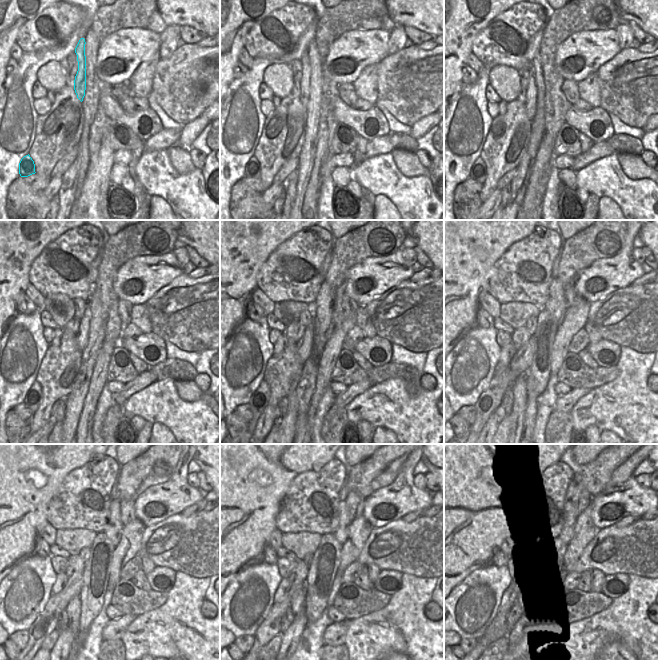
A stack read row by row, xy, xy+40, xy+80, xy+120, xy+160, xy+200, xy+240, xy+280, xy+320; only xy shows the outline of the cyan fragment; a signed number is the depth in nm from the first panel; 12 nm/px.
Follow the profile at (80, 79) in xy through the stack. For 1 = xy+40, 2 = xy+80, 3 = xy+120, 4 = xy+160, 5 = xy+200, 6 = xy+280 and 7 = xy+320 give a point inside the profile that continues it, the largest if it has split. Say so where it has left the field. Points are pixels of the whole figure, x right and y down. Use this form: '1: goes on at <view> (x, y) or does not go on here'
1: goes on at xy+40 (304, 86)
2: goes on at xy+80 (531, 91)
3: goes on at xy+120 (84, 323)
4: goes on at xy+160 (304, 345)
5: goes on at xy+200 (522, 359)
6: goes on at xy+280 (270, 627)
7: goes on at xy+320 (498, 627)

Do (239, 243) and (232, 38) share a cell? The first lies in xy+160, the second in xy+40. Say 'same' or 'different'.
same

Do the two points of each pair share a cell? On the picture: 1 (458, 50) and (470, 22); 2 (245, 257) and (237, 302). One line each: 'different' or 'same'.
1: same
2: same

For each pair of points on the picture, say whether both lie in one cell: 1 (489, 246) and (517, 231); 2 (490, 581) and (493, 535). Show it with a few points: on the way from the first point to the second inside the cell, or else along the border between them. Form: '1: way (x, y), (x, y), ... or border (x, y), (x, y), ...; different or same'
1: way (496, 243), (510, 231); same
2: border (490, 563), (475, 569), (469, 575); different

